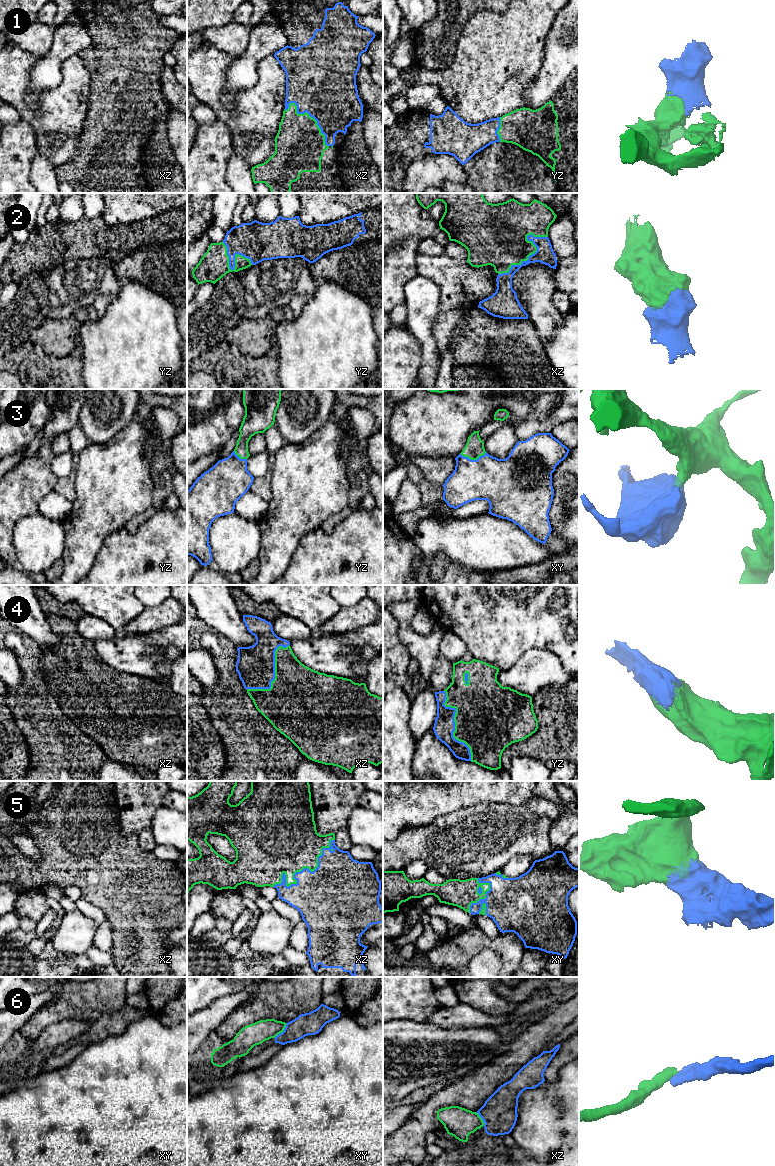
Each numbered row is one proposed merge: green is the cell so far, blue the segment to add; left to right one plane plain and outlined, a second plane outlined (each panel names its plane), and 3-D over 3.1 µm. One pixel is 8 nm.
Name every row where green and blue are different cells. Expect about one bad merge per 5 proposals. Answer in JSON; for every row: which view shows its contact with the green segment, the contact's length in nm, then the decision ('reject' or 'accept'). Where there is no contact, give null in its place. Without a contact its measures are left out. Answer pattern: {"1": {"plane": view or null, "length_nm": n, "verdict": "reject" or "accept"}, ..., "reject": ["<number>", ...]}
{"1": {"plane": "xz", "length_nm": 480, "verdict": "accept"}, "2": {"plane": "xz", "length_nm": 500, "verdict": "accept"}, "3": {"plane": "xy", "length_nm": 220, "verdict": "accept"}, "4": {"plane": "yz", "length_nm": 600, "verdict": "accept"}, "5": {"plane": "xz", "length_nm": 600, "verdict": "accept"}, "6": {"plane": "xy", "length_nm": 160, "verdict": "reject"}, "reject": ["6"]}

